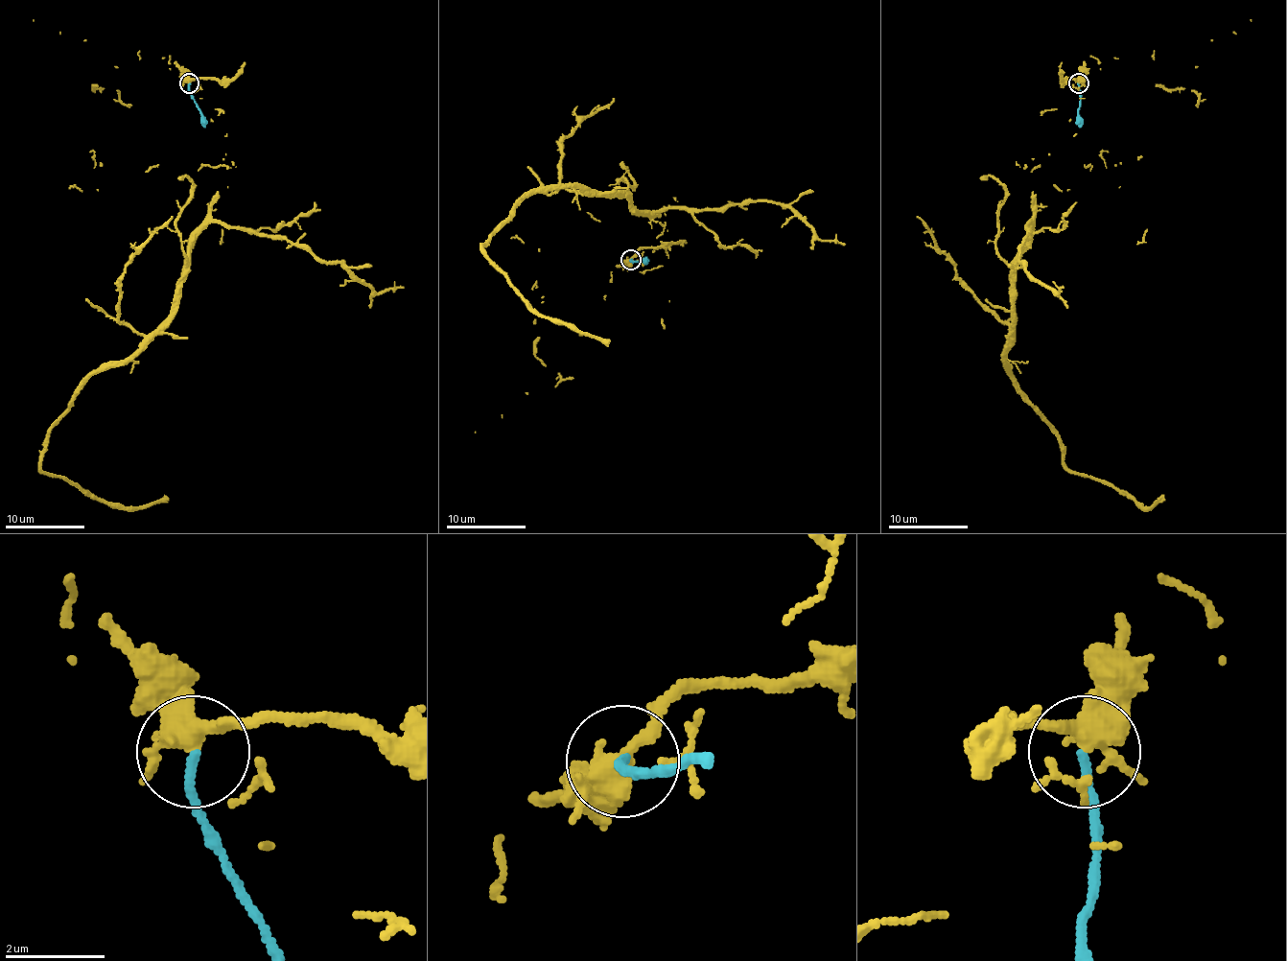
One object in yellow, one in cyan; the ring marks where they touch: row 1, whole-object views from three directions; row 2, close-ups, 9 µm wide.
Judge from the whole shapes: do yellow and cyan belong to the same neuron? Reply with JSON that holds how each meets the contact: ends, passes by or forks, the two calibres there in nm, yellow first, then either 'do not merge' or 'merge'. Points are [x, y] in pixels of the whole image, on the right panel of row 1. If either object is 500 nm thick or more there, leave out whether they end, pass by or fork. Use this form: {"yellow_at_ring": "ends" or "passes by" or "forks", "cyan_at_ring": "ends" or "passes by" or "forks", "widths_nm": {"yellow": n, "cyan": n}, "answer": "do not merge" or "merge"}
{"yellow_at_ring": "forks", "cyan_at_ring": "ends", "widths_nm": {"yellow": 360, "cyan": 150}, "answer": "do not merge"}

